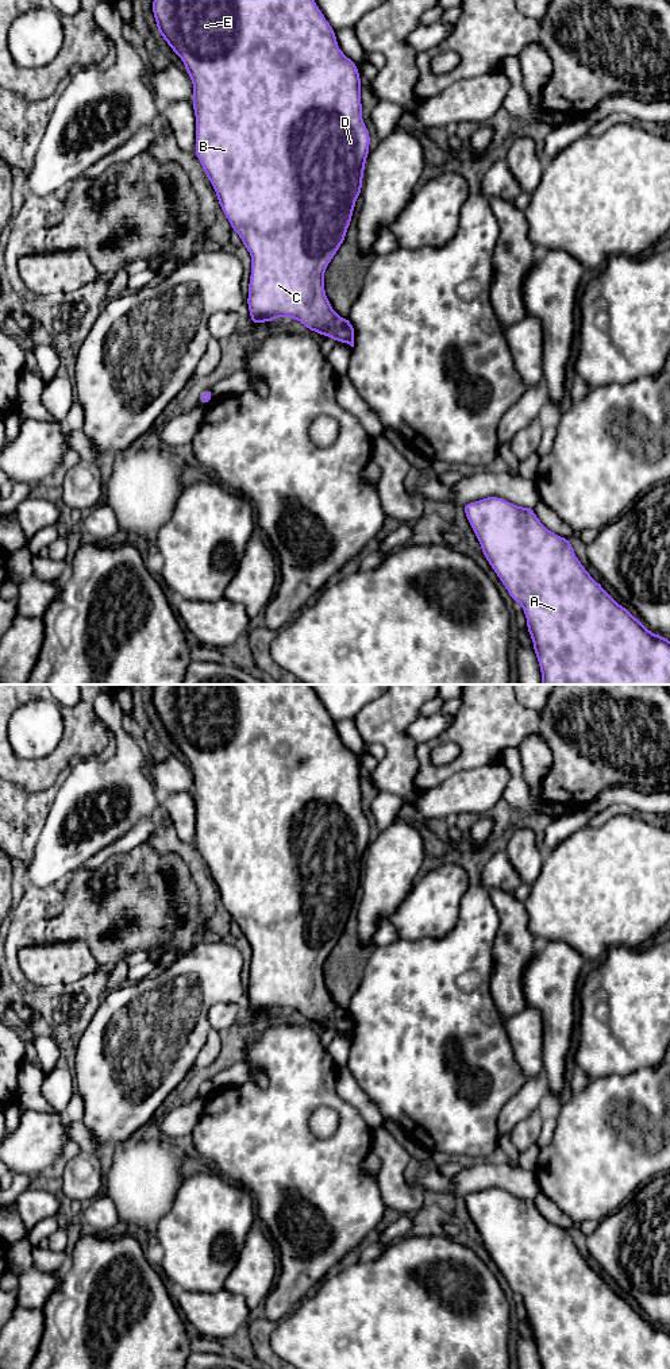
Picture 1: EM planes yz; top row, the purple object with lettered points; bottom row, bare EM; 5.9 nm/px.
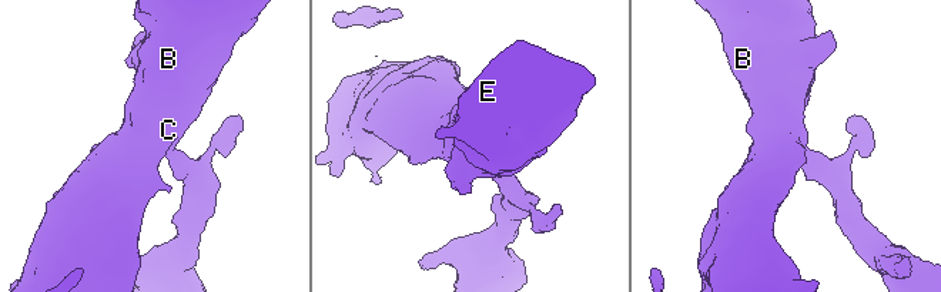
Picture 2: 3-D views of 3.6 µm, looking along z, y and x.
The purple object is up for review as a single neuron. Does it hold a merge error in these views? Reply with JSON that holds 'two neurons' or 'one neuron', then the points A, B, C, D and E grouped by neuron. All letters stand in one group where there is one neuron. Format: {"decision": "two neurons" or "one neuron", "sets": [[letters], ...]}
{"decision": "one neuron", "sets": [["A", "B", "C", "D", "E"]]}

